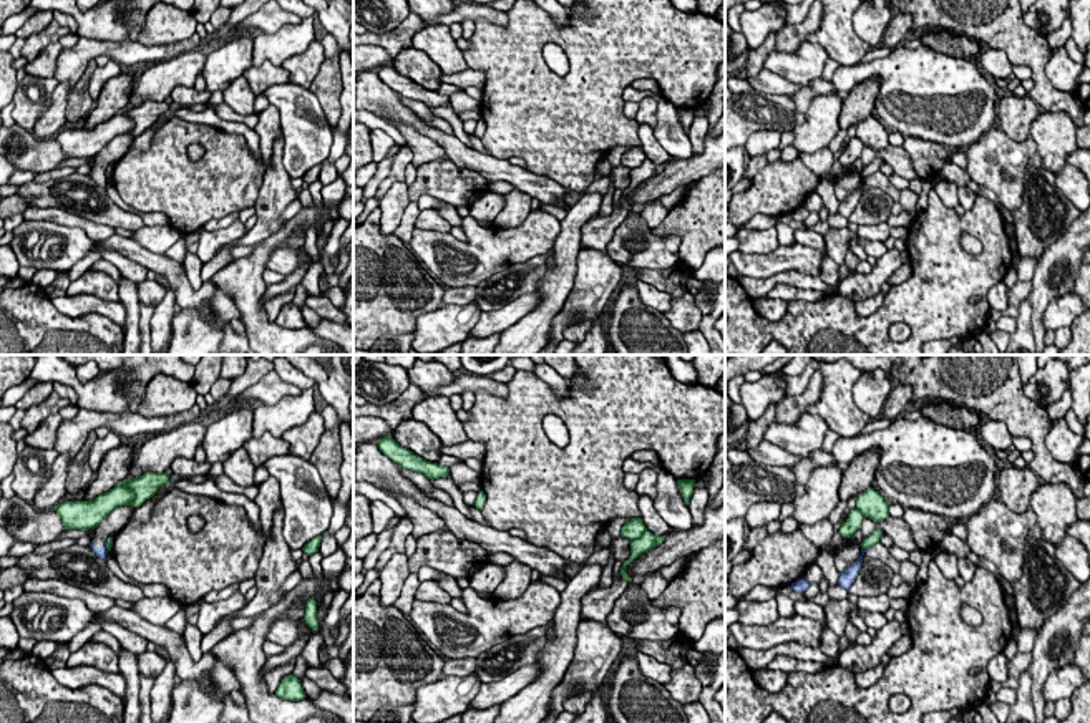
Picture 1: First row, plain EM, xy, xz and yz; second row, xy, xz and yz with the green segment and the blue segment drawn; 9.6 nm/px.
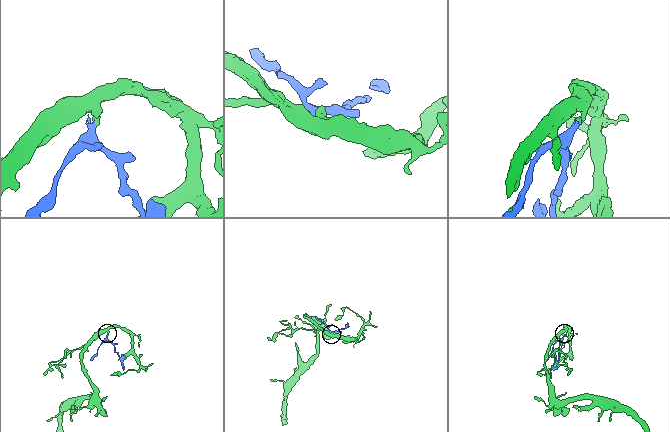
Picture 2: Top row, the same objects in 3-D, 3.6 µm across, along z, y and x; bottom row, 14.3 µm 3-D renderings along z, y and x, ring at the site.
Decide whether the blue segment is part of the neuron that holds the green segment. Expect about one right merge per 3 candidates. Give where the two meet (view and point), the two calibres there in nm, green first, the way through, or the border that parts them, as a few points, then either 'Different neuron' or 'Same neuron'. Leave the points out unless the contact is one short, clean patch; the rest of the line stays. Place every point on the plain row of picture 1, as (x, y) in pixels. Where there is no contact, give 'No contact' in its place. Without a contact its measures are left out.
Touches green at yz (863, 176). Thickness 100 nm (green) against 120 nm. Boundary: yz (861, 176), (865, 178). Different neuron

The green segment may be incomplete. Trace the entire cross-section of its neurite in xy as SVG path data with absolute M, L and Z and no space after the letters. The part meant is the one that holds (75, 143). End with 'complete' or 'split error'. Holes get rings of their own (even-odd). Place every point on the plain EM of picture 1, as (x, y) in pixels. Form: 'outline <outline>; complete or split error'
outline M144 101L139 106L118 111L113 118L100 123L93 129L66 129L55 136L66 159L95 158L118 134L139 136L146 128L153 126L158 118L169 113L166 101Z; complete

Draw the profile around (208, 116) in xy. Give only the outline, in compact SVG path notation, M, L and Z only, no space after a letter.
M212 106L204 111L192 111L187 108L181 108L181 109L171 111L171 113L173 113L173 116L178 116L178 118L189 121L189 123L207 124L207 126L214 126L217 129L222 129L226 133L242 136L247 141L251 154L255 158L255 161L264 164L262 156L260 156L260 149L259 149L260 138L252 128L246 126L244 123L221 119L216 114Z

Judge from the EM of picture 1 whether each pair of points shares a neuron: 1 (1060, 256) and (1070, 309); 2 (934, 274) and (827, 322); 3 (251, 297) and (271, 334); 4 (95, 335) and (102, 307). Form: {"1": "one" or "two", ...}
{"1": "two", "2": "one", "3": "one", "4": "two"}

